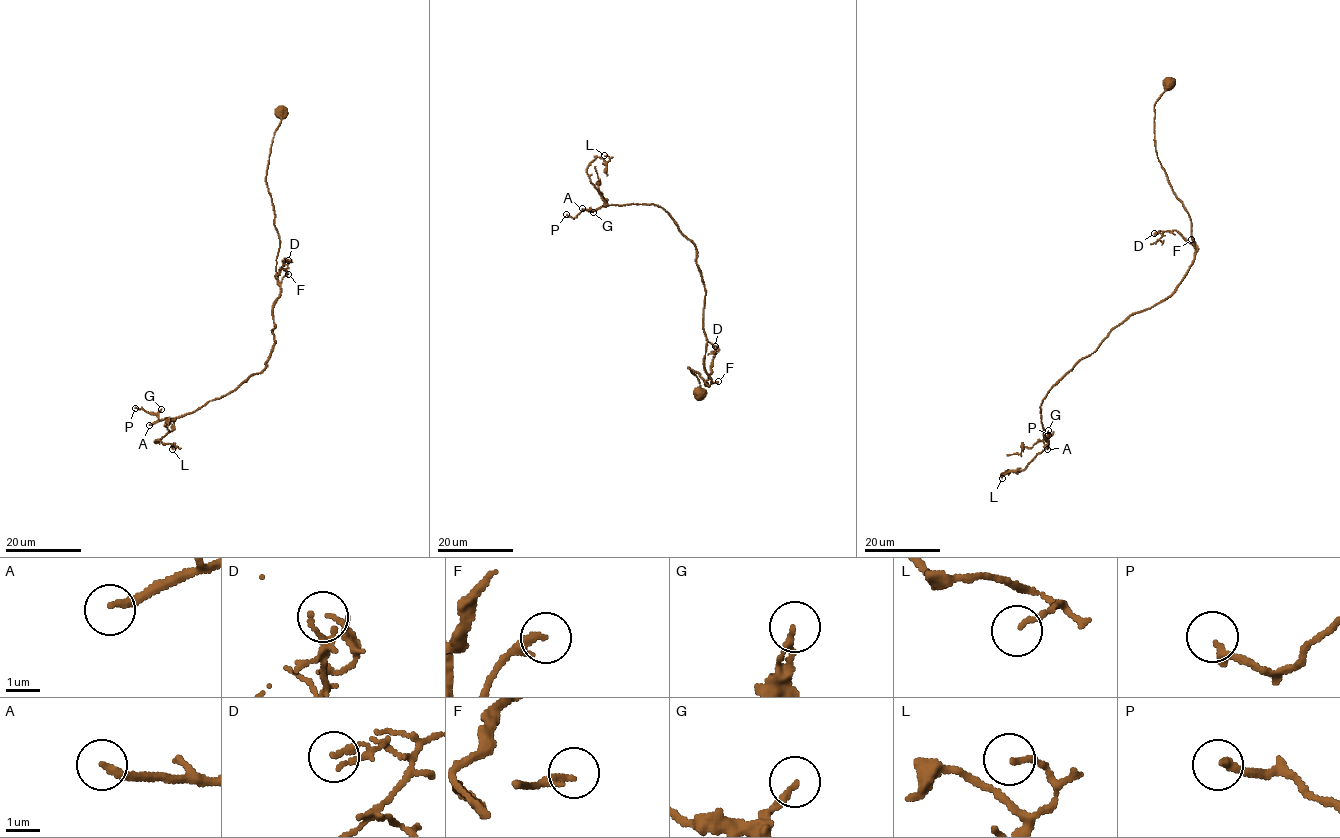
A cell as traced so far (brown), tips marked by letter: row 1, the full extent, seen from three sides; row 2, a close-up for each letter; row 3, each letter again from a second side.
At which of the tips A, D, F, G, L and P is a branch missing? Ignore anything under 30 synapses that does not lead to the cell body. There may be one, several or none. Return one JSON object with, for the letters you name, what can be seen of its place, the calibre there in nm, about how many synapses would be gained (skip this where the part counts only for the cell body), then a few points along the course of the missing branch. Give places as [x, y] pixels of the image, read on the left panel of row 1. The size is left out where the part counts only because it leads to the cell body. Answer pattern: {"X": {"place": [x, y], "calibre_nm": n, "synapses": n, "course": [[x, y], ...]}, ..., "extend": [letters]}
{"A": {"place": [149, 425], "calibre_nm": 220, "synapses": 100, "course": [[149, 425], [139, 430], [160, 495], [149, 487], [120, 505], [124, 513], [120, 532]]}, "extend": ["A"]}

